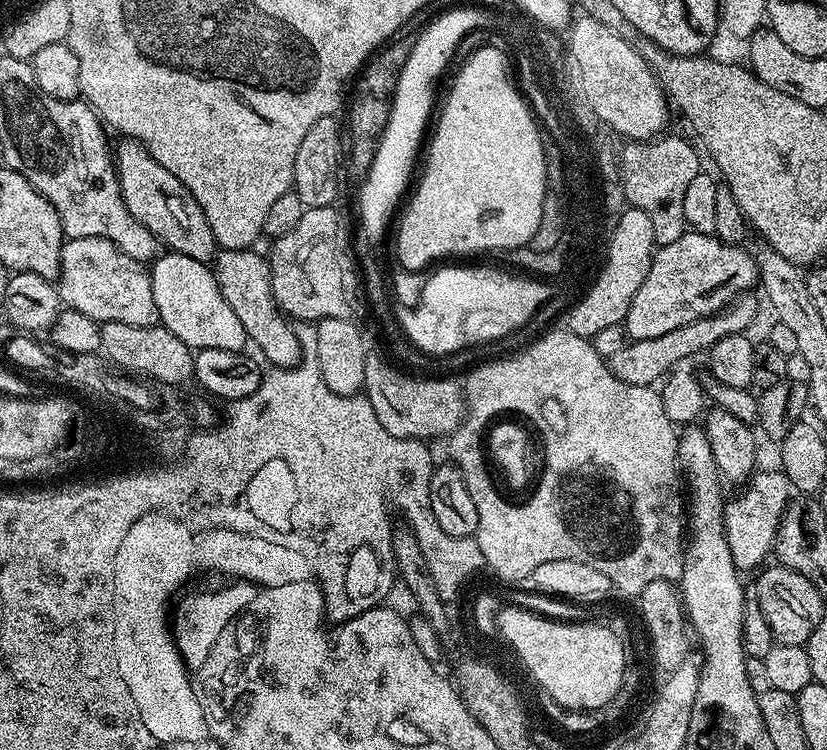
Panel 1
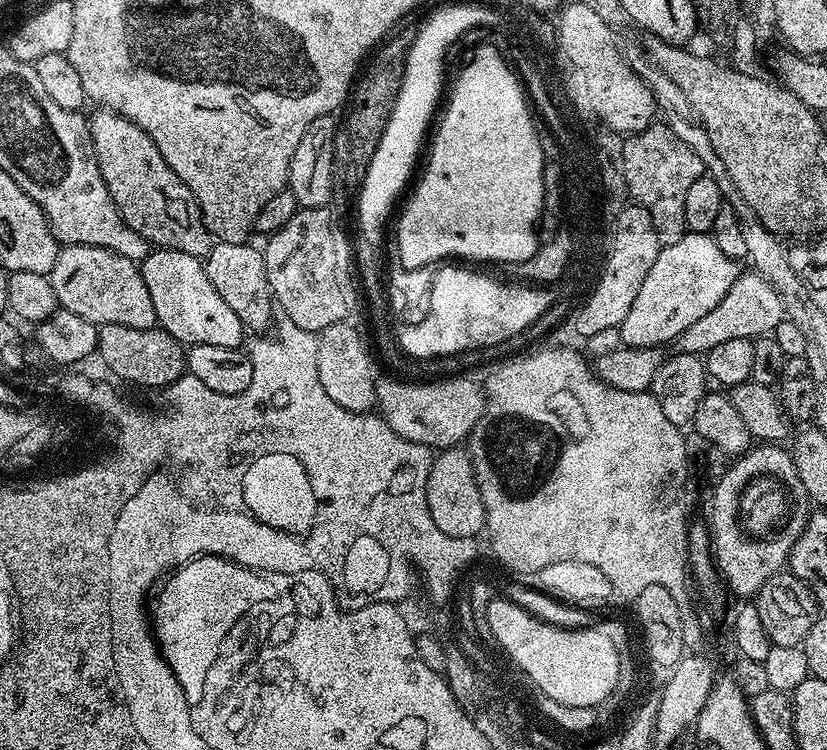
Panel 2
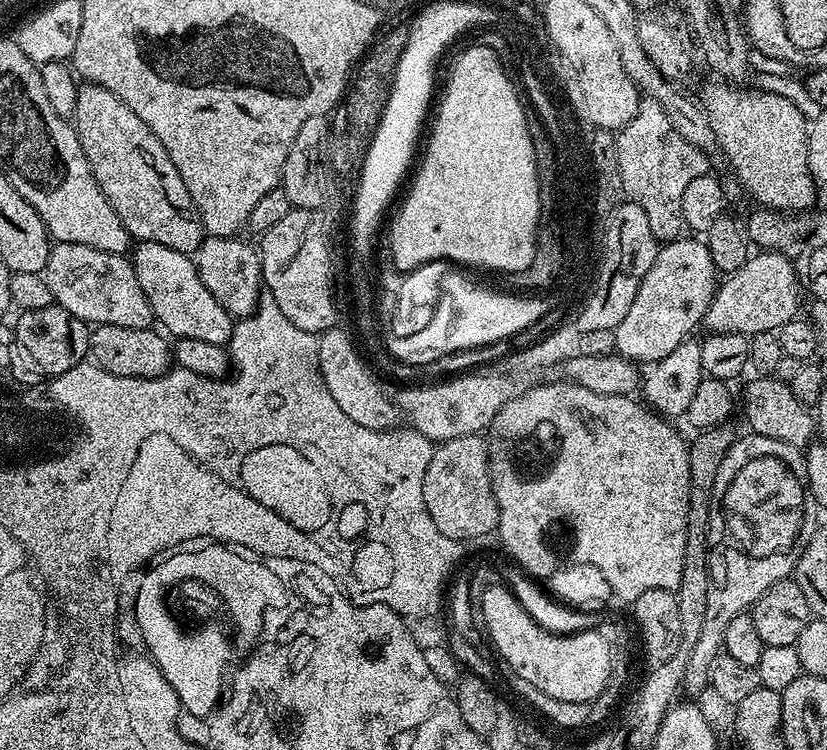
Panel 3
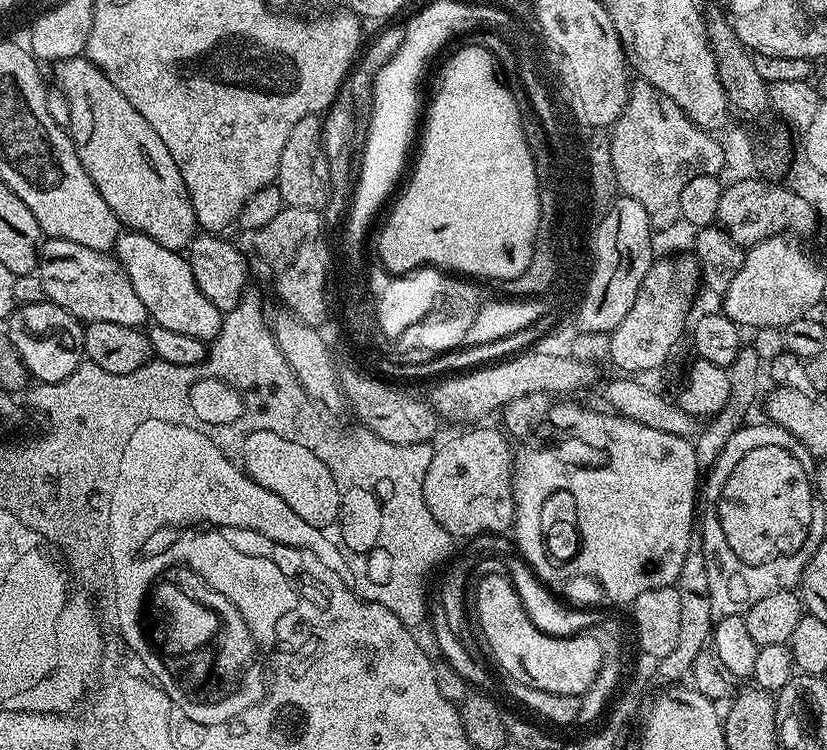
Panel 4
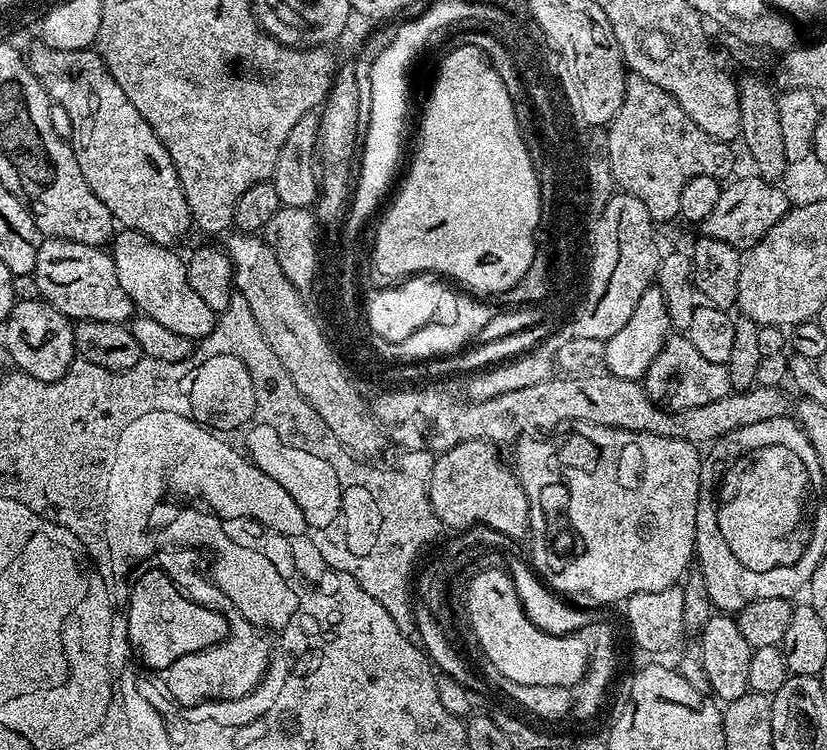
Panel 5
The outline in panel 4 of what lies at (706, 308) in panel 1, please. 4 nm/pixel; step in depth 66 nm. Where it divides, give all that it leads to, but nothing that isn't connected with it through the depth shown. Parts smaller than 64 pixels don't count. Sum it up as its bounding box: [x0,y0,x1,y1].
[610,255,701,374]

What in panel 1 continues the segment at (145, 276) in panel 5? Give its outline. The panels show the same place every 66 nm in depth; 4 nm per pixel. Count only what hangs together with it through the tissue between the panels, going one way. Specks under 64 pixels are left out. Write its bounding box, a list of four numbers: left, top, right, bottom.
[150,251,249,352]

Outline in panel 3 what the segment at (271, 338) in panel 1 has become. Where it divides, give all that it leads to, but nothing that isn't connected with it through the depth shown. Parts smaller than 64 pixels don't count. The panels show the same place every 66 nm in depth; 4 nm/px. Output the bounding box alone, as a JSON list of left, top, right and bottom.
[194,235,262,318]

